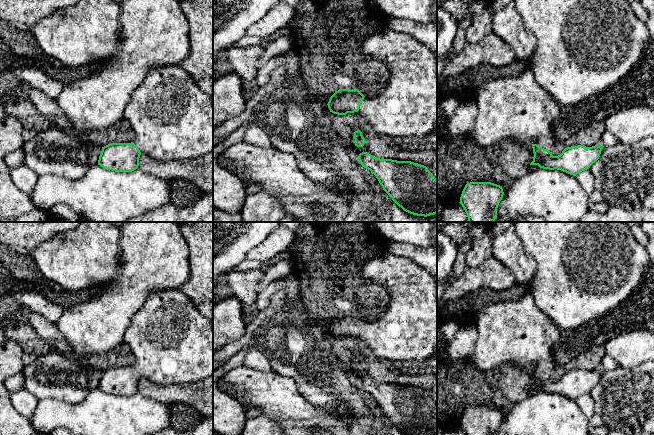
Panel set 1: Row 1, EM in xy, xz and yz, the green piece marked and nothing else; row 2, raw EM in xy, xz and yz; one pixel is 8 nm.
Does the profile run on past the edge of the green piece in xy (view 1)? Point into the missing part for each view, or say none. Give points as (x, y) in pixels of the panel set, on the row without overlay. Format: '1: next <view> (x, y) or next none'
1: next xy (172, 342)

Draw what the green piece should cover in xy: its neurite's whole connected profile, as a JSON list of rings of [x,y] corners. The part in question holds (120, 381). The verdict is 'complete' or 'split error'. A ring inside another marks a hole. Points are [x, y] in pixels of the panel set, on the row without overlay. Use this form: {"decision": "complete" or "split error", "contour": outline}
{"decision": "split error", "contour": [[[161,290],[151,294],[134,314],[125,331],[123,343],[134,356],[131,367],[110,367],[102,371],[98,389],[115,396],[132,396],[139,390],[141,378],[162,386],[188,384],[213,375],[213,320],[206,318],[180,290]]]}

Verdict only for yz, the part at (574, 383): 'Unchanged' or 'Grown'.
Grown

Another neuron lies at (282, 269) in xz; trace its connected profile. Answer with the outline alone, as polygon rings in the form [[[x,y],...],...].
[[[289,258],[287,260],[282,260],[276,264],[274,264],[266,273],[263,280],[257,286],[257,292],[259,293],[262,289],[269,283],[274,280],[283,279],[284,277],[288,277],[291,274],[295,274],[297,272],[297,267],[294,261]]]

